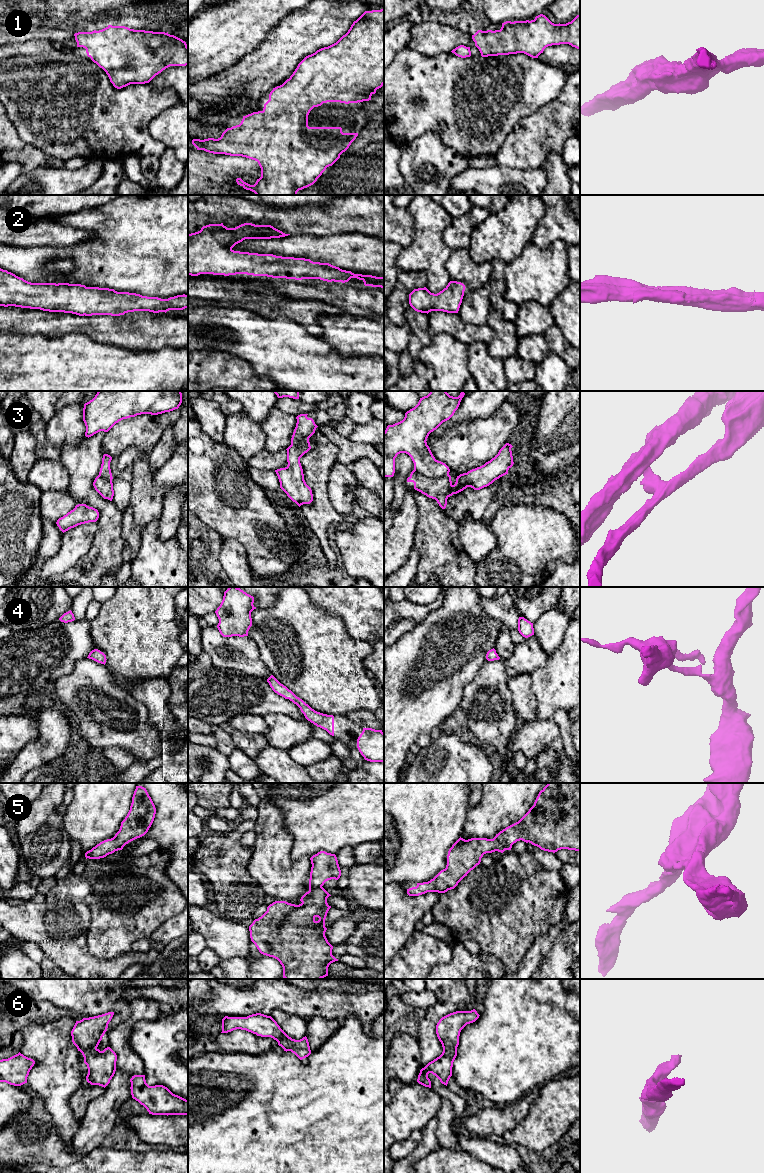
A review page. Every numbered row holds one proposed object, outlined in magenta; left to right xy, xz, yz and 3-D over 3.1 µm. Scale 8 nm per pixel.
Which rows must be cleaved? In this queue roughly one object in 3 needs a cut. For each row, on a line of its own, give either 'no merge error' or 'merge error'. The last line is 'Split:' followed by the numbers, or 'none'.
1: no merge error
2: no merge error
3: merge error
4: no merge error
5: no merge error
6: no merge error
Split: 3

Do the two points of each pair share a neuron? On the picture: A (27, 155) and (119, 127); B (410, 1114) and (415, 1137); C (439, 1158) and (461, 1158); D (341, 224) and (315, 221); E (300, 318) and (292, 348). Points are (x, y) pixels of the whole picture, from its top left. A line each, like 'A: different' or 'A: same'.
A: different
B: different
C: same
D: same
E: different

